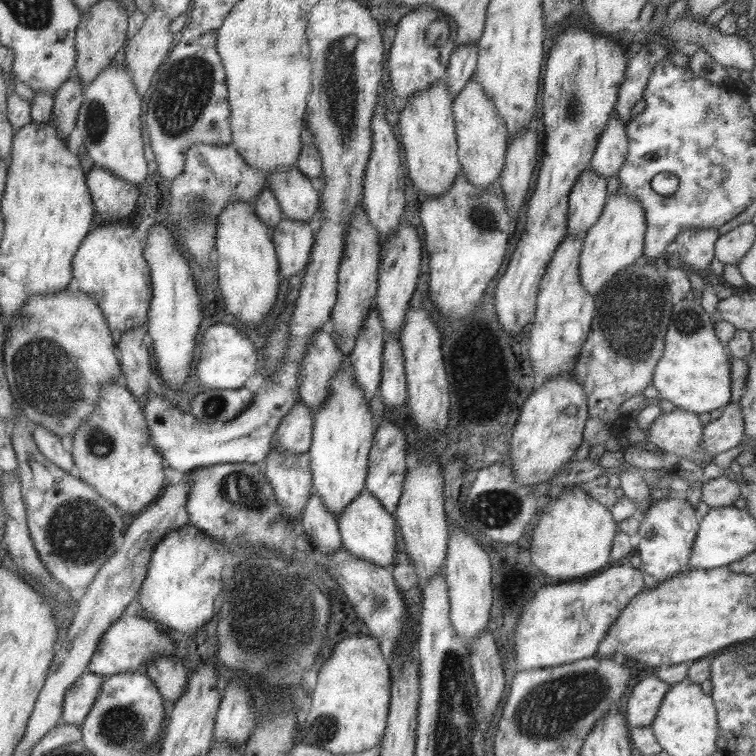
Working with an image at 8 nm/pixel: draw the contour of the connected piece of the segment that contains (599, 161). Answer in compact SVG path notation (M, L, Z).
M612 114L604 130L600 133L590 168L594 174L600 174L604 180L617 175L626 162L629 138L626 132L627 122Z

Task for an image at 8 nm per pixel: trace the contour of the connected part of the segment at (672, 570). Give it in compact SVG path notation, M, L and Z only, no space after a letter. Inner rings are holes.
M664 497L652 503L650 510L644 511L639 520L640 544L637 554L643 562L642 570L662 584L691 569L688 559L700 528L700 517L692 504L684 499Z

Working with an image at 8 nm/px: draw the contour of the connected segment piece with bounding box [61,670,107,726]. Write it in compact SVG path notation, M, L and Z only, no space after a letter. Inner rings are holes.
M86 670L68 687L62 703L61 723L81 726L106 677Z

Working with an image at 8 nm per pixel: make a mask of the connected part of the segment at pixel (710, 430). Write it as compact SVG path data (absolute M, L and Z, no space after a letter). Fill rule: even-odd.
M731 401L722 416L704 425L701 450L705 454L716 456L734 448L744 439L743 414L739 404Z

